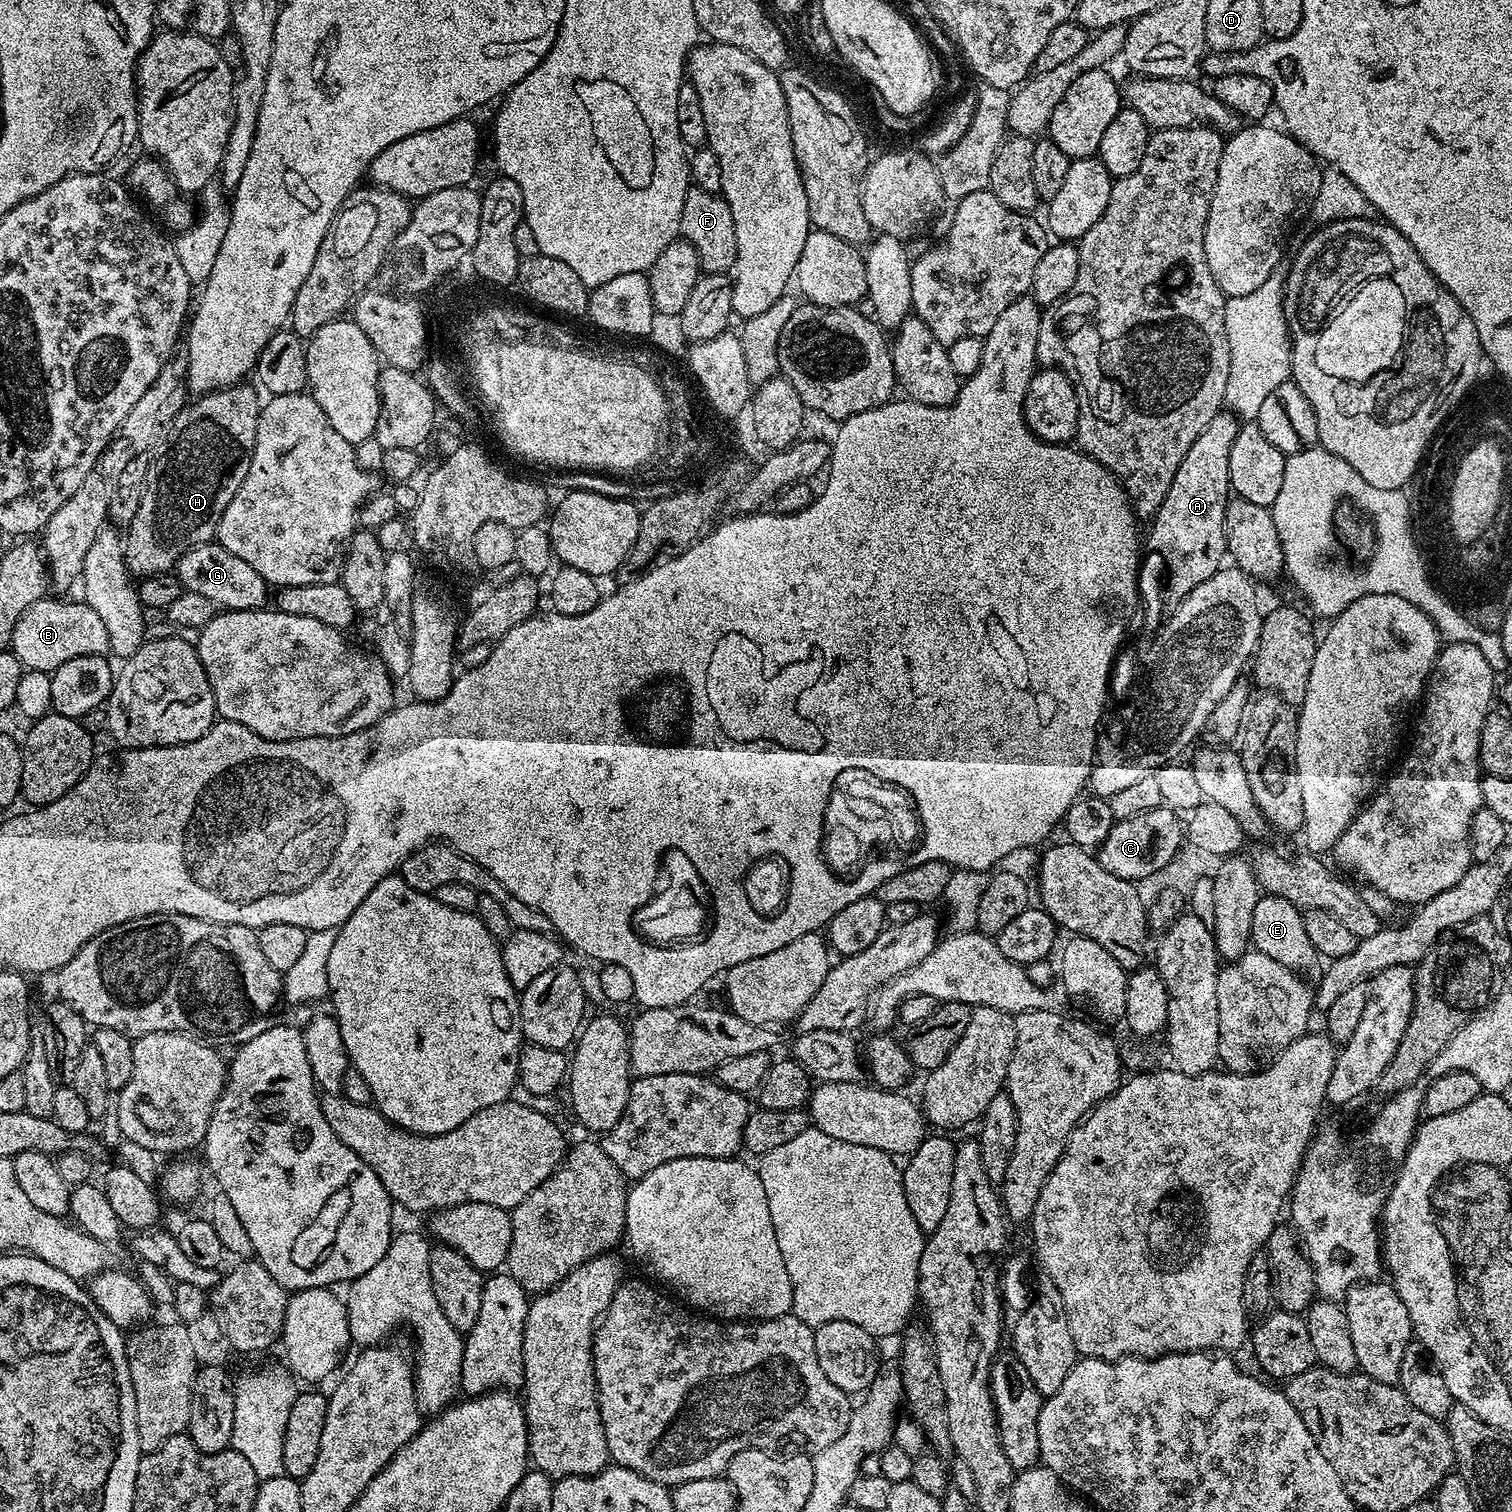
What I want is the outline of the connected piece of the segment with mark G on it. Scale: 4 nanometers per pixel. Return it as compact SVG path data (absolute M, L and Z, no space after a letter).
M209 542L192 548L175 566L175 575L179 576L183 591L202 594L210 598L217 606L234 612L254 612L265 607L270 600L270 586L238 554L230 554L220 544Z

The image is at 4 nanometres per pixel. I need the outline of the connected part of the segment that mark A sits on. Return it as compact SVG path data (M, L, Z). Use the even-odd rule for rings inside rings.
M1222 410L1210 418L1210 426L1198 434L1194 446L1186 450L1186 458L1182 458L1182 466L1178 466L1178 474L1174 474L1174 482L1170 482L1170 490L1166 490L1166 498L1162 498L1162 506L1151 517L1149 528L1146 528L1146 548L1153 552L1164 563L1164 572L1168 577L1164 580L1165 609L1171 610L1182 603L1186 594L1194 590L1194 586L1202 586L1206 578L1210 578L1225 563L1227 553L1226 532L1223 519L1230 501L1230 449L1234 447L1234 438L1238 438L1241 421L1235 412Z

